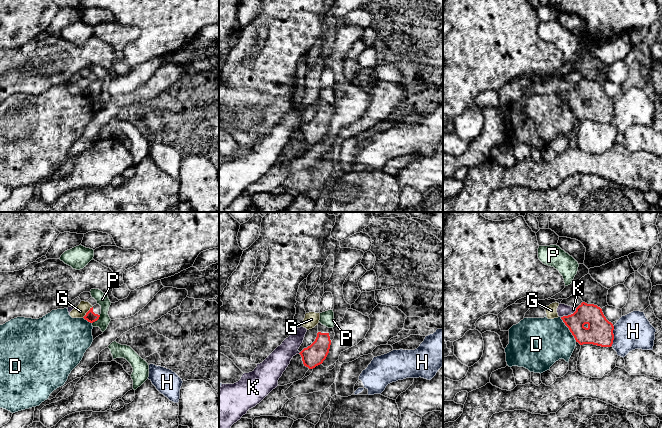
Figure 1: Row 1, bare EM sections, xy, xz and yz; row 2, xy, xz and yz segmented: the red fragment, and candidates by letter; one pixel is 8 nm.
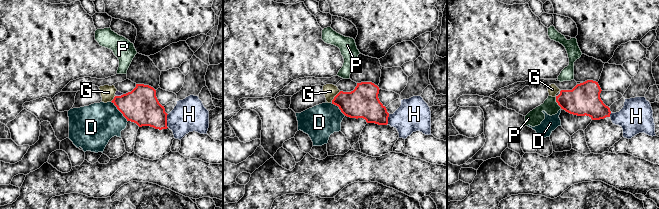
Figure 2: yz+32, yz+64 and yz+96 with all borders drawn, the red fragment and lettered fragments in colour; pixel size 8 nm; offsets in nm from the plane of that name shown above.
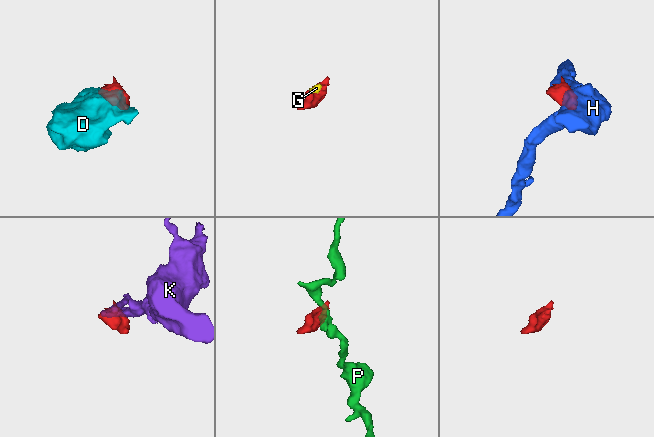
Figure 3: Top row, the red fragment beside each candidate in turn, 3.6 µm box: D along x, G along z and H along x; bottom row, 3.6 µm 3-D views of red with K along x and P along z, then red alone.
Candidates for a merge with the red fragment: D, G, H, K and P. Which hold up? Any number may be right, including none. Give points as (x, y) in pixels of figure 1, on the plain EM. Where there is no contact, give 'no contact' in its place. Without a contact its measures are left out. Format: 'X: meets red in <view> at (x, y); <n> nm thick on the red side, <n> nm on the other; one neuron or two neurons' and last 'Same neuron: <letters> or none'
D: meets red in yz at (569, 105); 200 nm thick on the red side, 380 nm on the other; two neurons
G: meets red in xy at (87, 88); 90 nm thick on the red side, 100 nm on the other; two neurons
H: meets red in yz at (613, 112); 200 nm thick on the red side, 280 nm on the other; two neurons
K: meets red in yz at (569, 91); 180 nm thick on the red side, 100 nm on the other; two neurons
P: meets red in xy at (96, 96); 90 nm thick on the red side, 100 nm on the other; two neurons
Same neuron: none

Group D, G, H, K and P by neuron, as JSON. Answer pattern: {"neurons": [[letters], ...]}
{"neurons": [["D"], ["G", "K"], ["H"], ["P"]]}

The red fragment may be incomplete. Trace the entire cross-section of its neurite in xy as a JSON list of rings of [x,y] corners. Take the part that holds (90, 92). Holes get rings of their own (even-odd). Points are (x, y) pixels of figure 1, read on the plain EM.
[[[96,80],[92,84],[90,84],[90,86],[86,89],[86,91],[83,94],[88,98],[93,99],[99,95],[100,90],[101,82],[99,80]]]

